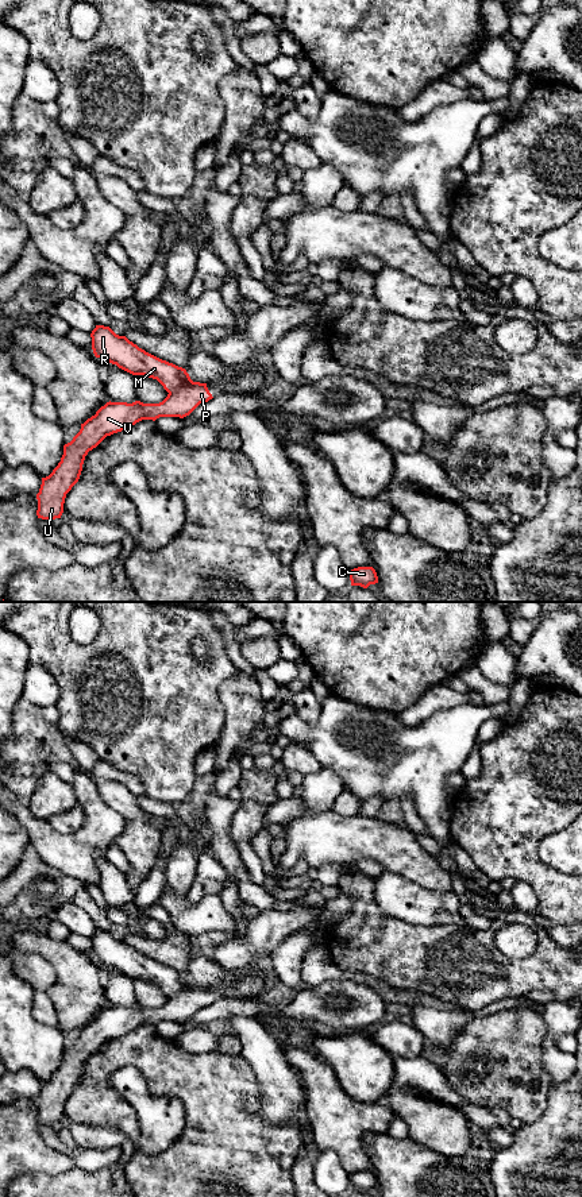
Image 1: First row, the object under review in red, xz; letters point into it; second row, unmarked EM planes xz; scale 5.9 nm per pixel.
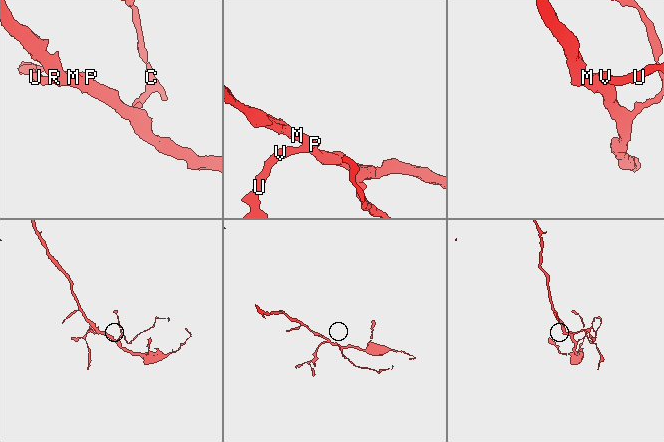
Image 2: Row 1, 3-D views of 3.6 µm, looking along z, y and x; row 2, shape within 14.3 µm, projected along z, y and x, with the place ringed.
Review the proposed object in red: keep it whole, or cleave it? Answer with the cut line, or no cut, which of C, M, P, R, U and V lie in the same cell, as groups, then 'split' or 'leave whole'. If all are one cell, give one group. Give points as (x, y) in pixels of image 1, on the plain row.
cut xz (192, 985), (169, 999); groups C M R / P U V; split

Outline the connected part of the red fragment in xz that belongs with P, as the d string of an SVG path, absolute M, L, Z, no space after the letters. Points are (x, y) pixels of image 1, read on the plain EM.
M190 986L181 995L167 999L159 1008L135 1005L107 1007L95 1020L81 1028L80 1036L63 1050L63 1059L53 1077L42 1082L38 1104L38 1123L61 1123L66 1098L78 1086L85 1061L107 1040L126 1035L142 1024L189 1020L200 1008L212 1004L207 988Z

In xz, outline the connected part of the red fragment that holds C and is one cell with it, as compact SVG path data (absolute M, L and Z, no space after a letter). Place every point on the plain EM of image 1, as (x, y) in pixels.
M358 1171L350 1175L351 1190L367 1193L370 1189L378 1188L377 1177L373 1171Z

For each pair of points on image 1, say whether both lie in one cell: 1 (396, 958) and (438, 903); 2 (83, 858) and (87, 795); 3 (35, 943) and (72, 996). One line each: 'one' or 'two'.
1: two
2: one
3: one

